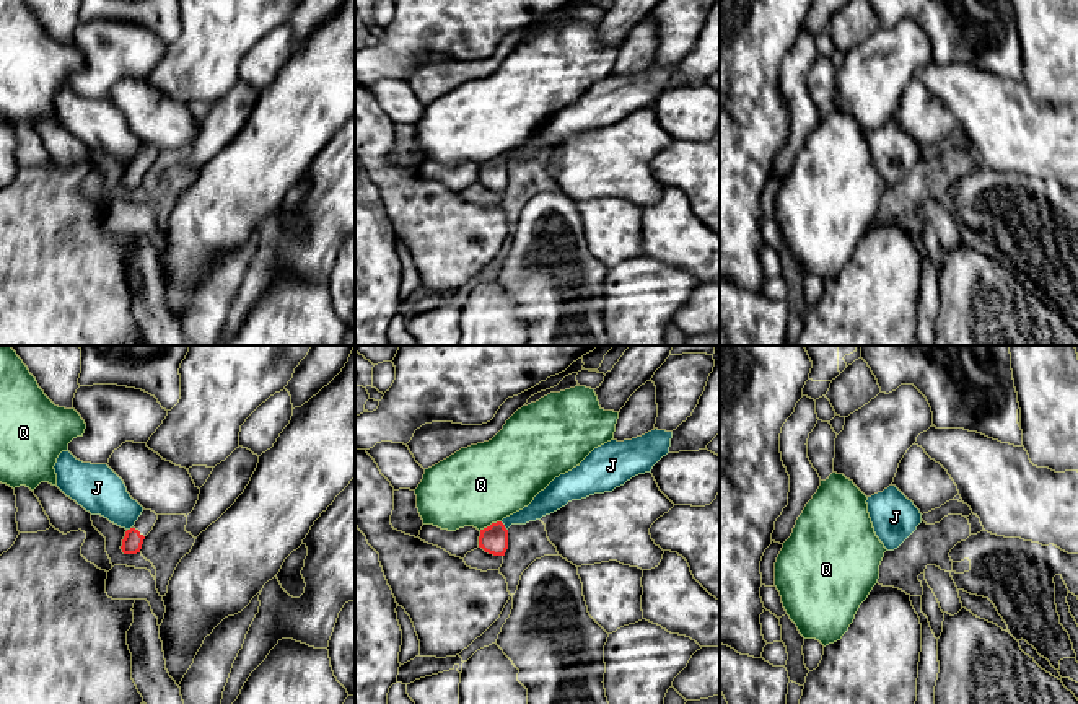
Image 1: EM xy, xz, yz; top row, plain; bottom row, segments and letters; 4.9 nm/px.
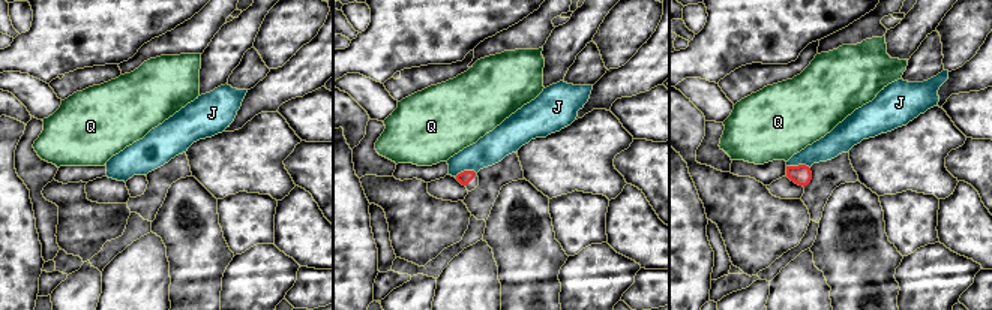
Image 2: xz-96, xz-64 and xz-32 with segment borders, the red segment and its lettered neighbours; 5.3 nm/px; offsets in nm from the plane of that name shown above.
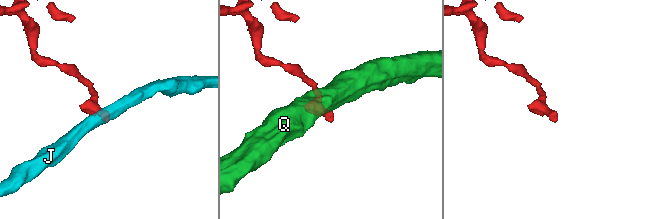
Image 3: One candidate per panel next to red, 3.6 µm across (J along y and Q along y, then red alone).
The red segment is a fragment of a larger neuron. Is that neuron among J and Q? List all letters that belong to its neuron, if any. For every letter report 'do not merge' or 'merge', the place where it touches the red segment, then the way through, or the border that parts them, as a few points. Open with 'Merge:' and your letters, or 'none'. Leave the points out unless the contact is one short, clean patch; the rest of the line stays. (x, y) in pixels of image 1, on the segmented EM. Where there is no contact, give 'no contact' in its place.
Merge: none
J: do not merge; contact xz (503, 527); border xz (500, 522), (507, 530)
Q: do not merge; contact xz (490, 525); border xz (500, 520), (479, 530)

